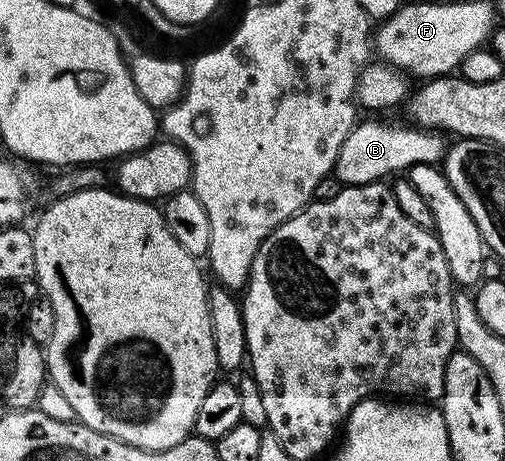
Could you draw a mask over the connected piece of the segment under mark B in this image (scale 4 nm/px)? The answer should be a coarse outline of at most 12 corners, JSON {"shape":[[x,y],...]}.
{"shape":[[359,121],[332,171],[342,186],[441,163],[447,139],[413,124]]}

